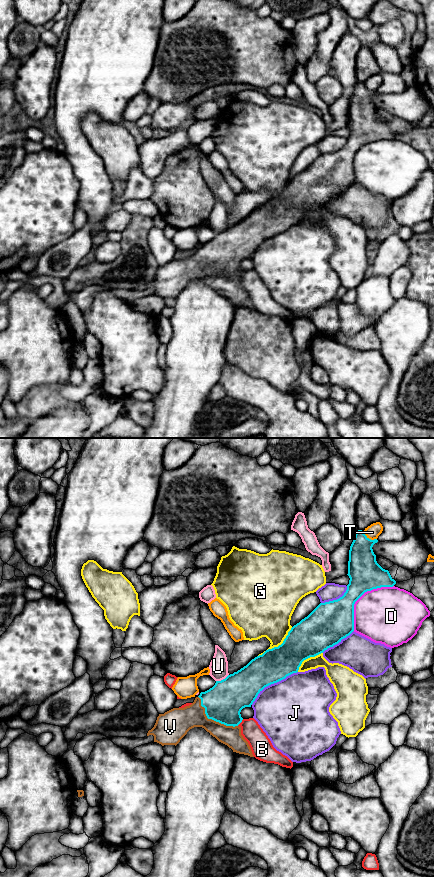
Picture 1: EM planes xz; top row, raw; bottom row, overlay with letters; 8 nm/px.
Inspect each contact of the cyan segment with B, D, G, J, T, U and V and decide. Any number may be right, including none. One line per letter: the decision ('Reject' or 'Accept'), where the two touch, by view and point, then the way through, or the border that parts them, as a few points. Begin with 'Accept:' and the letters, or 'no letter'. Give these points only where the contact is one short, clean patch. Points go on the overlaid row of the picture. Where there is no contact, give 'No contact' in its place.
Accept: V
B: Reject. Touches cyan at xz (240, 722)
D: Reject. Touches cyan at xz (360, 596)
G: Reject. Touches cyan at xz (283, 642)
J: Reject. Touches cyan at xz (272, 683)
T: Reject. Touches cyan at xz (368, 538)
U: Reject. Touches cyan at xz (223, 679). Boundary: xz (228, 674), (216, 681)
V: Accept. Touches cyan at xz (212, 719). Path across: xz (223, 703), (212, 719), (181, 720)

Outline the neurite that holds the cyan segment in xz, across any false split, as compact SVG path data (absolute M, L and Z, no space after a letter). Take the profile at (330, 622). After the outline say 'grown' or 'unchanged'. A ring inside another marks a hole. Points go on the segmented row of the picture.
M358 530L349 550L347 575L350 580L342 597L320 603L307 617L291 628L281 645L266 650L237 672L216 681L212 688L201 692L191 705L159 714L147 736L153 735L154 742L162 746L176 746L190 729L202 727L233 752L254 757L248 742L241 735L241 727L238 726L243 720L241 710L251 707L265 687L297 673L304 660L323 653L349 636L354 631L354 604L365 592L381 587L393 587L396 584L389 571L383 569L376 561L372 547L377 542L377 539L371 540L364 531Z; grown

